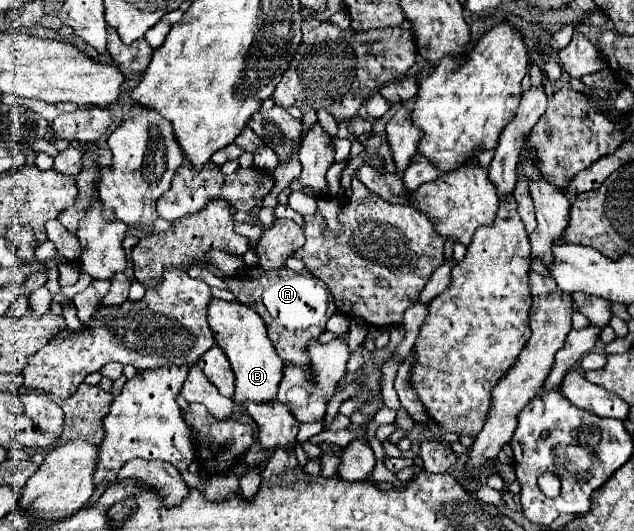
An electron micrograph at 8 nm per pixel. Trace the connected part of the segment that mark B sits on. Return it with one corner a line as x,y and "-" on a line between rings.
214,298
208,304
208,324
214,334
216,344
226,352
232,370
236,374
236,402
244,400
254,400
254,402
268,402
276,398
278,384
282,380
282,368
284,364
280,362
268,332
264,320
254,312
254,308
242,304
242,302
226,302
220,298

